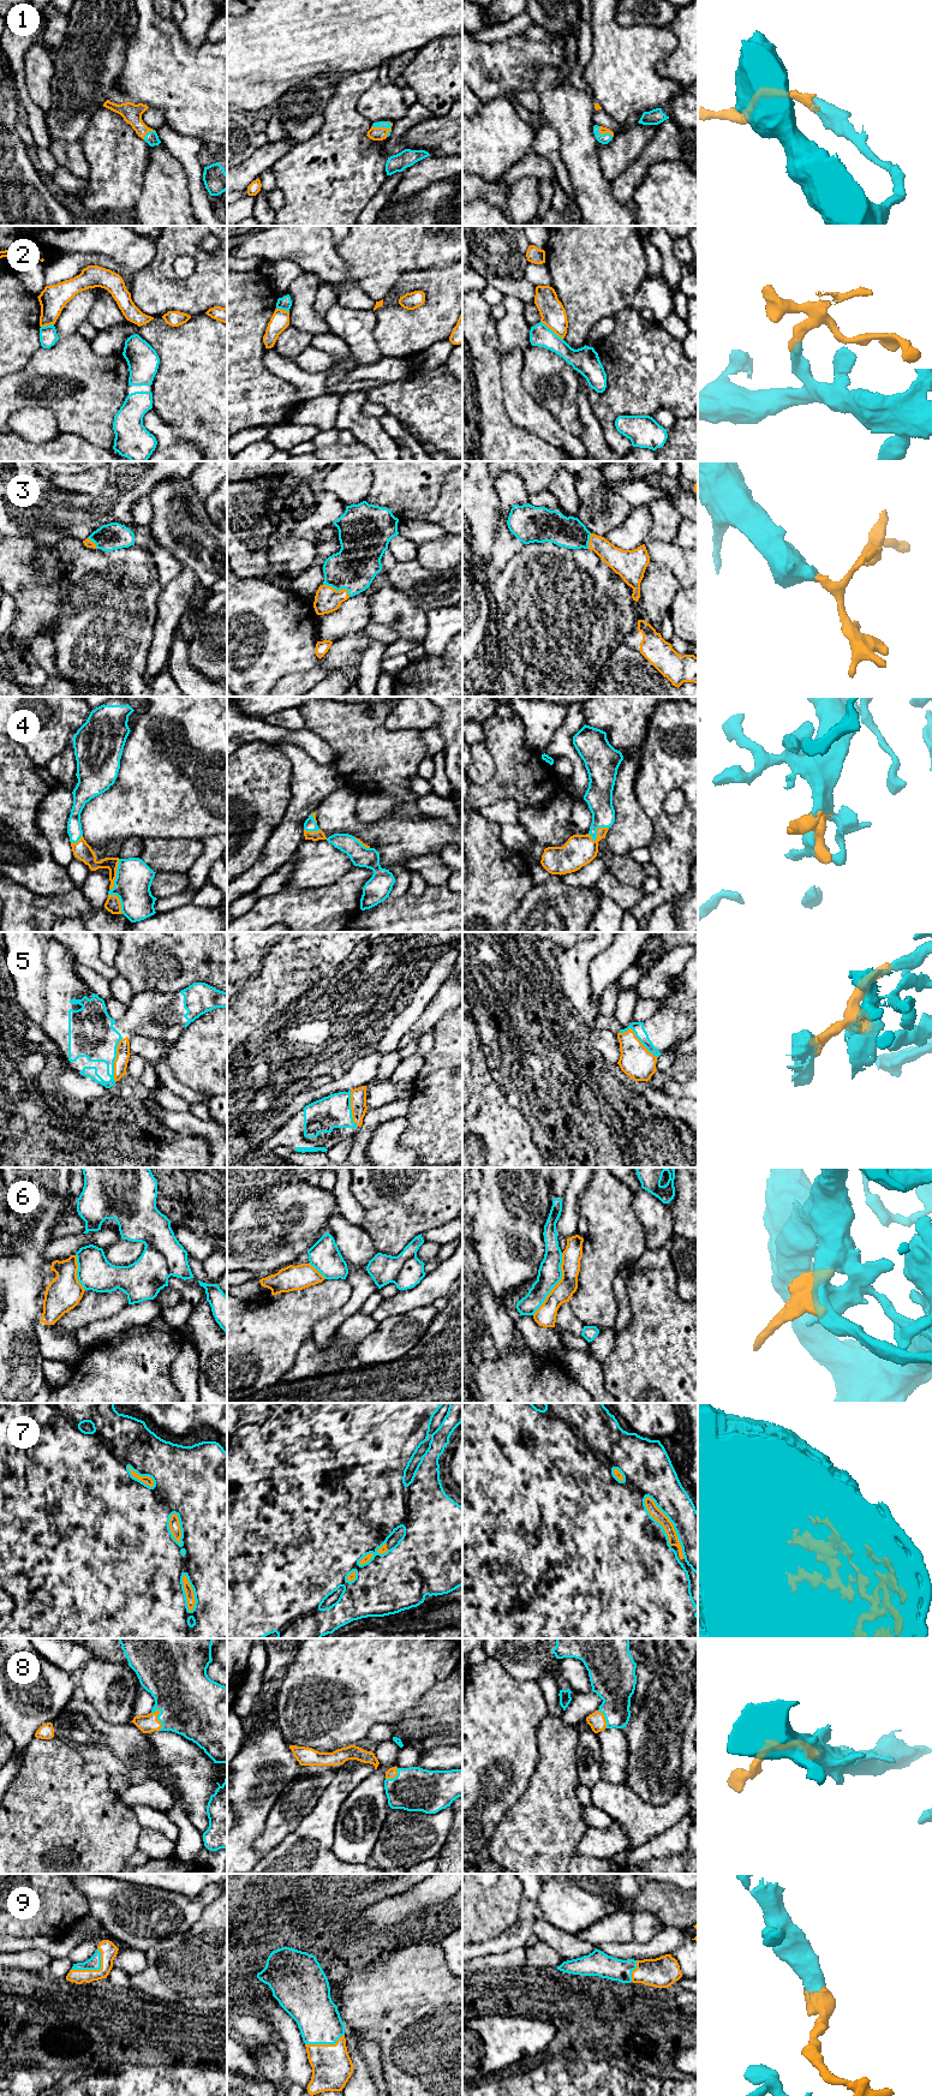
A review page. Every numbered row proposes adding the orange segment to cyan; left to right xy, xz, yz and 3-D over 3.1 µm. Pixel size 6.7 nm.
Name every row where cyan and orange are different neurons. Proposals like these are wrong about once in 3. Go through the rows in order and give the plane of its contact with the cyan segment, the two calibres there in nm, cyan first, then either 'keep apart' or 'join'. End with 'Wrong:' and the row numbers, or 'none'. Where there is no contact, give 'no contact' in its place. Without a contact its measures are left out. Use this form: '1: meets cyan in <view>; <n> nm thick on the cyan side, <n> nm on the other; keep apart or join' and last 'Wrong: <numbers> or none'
1: meets cyan in xz; 50 nm thick on the cyan side, 100 nm on the other; join
2: meets cyan in yz; 150 nm thick on the cyan side, 170 nm on the other; keep apart
3: meets cyan in xz; 300 nm thick on the cyan side, 170 nm on the other; join
4: meets cyan in xy; 240 nm thick on the cyan side, 110 nm on the other; join
5: meets cyan in yz; 80 nm thick on the cyan side, 220 nm on the other; join
6: meets cyan in yz; 160 nm thick on the cyan side, 140 nm on the other; join
7: meets cyan in yz; 360 nm thick on the cyan side, 70 nm on the other; join
8: meets cyan in xy; 420 nm thick on the cyan side, 120 nm on the other; join
9: meets cyan in xy; 90 nm thick on the cyan side, 110 nm on the other; join
Wrong: 2

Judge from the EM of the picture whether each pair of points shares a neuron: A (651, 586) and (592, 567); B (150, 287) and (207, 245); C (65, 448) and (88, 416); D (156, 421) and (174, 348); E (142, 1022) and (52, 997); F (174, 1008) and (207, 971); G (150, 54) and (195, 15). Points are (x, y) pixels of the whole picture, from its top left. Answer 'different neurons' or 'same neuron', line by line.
A: different neurons
B: different neurons
C: different neurons
D: different neurons
E: same neuron
F: different neurons
G: different neurons

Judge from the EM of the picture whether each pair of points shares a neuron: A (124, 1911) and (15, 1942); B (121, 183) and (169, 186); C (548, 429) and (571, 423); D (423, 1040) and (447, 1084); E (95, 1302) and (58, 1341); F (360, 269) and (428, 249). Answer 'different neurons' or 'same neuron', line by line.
A: same neuron
B: different neurons
C: different neurons
D: different neurons
E: different neurons
F: same neuron

